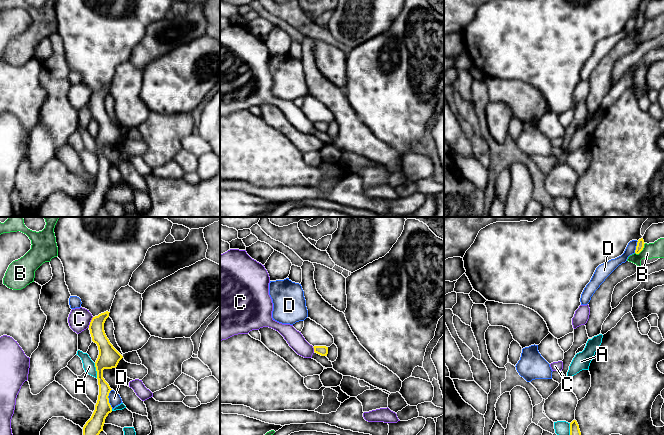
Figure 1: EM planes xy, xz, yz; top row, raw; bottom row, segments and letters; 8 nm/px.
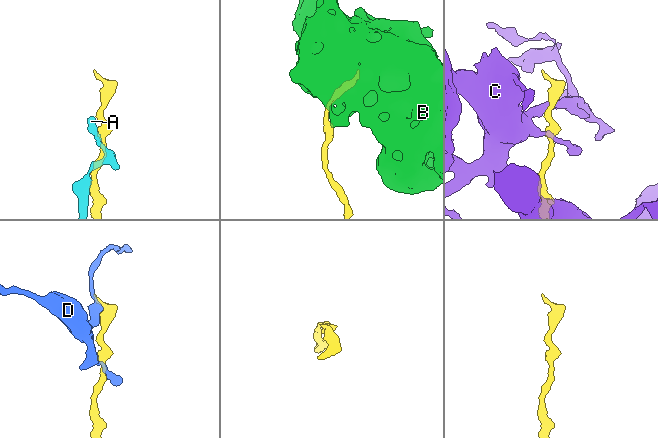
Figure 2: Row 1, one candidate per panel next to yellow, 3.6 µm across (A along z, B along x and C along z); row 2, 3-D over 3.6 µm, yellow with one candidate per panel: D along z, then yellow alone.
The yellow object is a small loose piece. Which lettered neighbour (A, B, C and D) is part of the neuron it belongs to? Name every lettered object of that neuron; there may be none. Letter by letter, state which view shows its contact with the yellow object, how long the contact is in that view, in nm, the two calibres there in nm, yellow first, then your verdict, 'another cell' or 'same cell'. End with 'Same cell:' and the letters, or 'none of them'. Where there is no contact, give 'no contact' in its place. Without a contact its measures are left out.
A: xy | 120 nm | 170/100 nm | another cell
B: yz | 120 nm | 60/130 nm | another cell
C: xy | 100 nm | 120/180 nm | same cell
D: xy | 160 nm | 140/100 nm | another cell
Same cell: C

